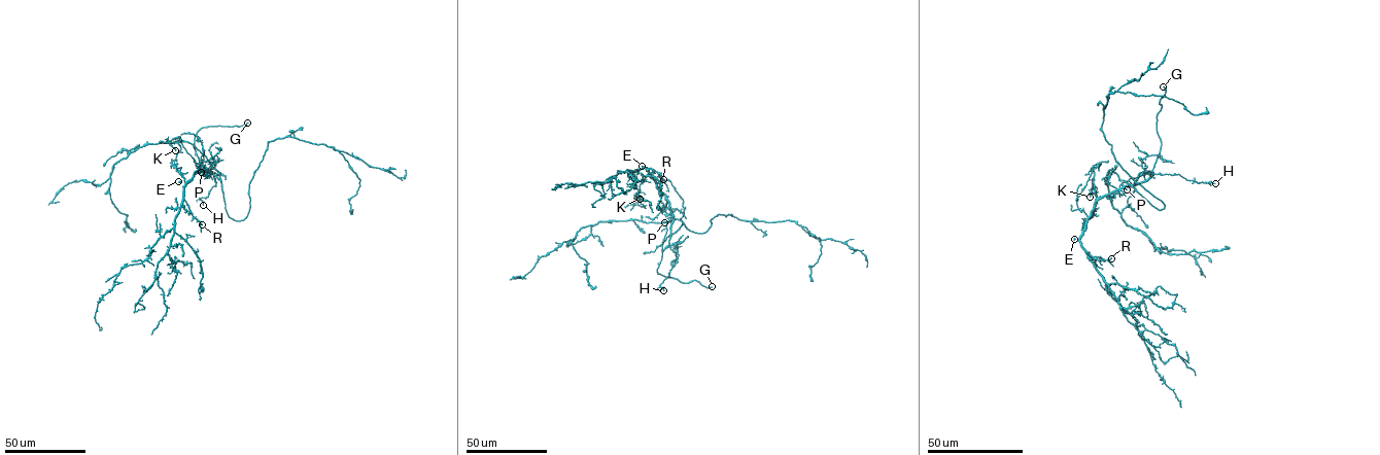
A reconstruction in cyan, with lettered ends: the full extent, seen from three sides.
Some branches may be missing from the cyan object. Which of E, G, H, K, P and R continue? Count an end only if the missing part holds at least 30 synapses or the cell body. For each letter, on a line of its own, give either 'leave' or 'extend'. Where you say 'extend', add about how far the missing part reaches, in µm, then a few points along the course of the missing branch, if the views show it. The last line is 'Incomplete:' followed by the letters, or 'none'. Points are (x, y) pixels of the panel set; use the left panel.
E: extend | 70 µm | (178, 181), (176, 166), (142, 172), (121, 186), (118, 193), (121, 202), (118, 199)
G: extend | 15 µm
H: leave
K: leave
P: leave
R: leave
Incomplete: E, G

